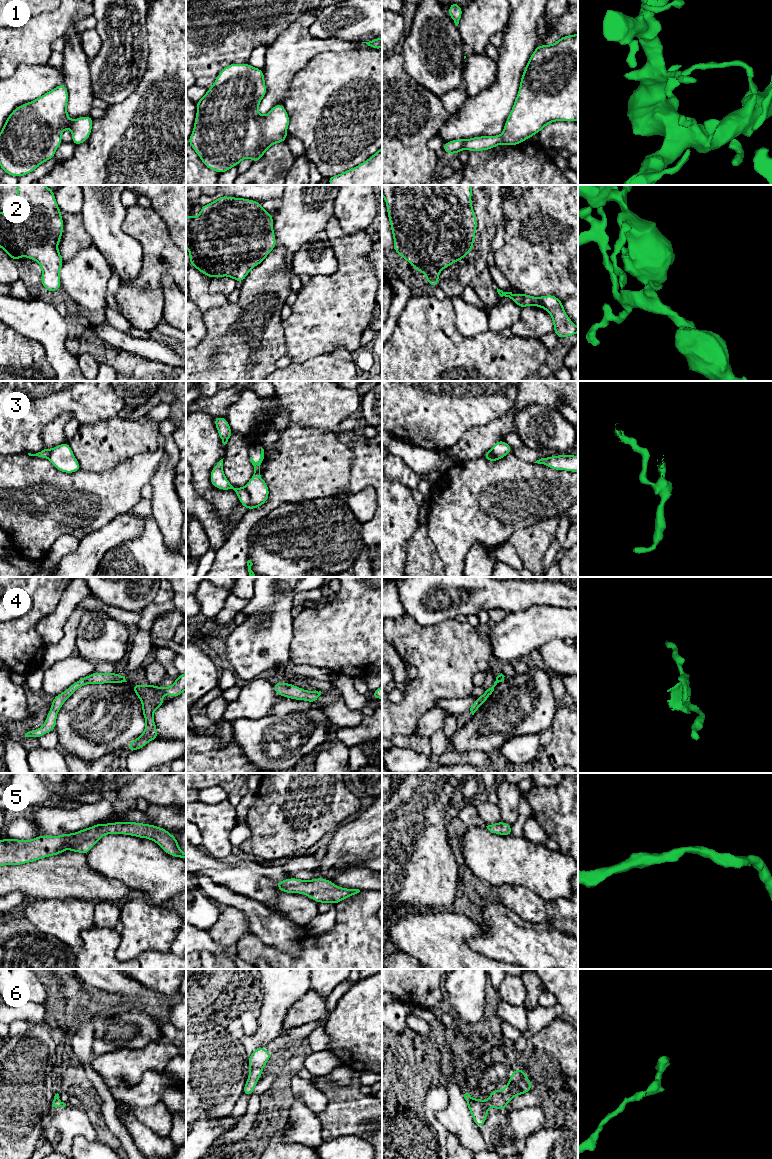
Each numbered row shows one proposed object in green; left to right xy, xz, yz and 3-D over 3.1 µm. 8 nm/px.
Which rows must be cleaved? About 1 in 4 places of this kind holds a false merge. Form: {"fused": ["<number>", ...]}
{"fused": ["2", "3"]}

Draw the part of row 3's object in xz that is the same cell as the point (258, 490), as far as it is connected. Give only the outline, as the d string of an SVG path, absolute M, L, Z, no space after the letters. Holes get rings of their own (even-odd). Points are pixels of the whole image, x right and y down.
M261 447L260 460L255 462L252 457L250 461L254 466L254 474L245 486L246 491L249 493L251 499L250 509L256 509L262 506L269 497L268 485L260 475L260 465L264 459L264 449Z

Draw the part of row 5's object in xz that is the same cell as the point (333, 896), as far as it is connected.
M288 878L276 883L276 887L285 893L306 894L310 899L318 903L330 904L337 904L360 892L359 889L337 887L332 881L324 878L316 878L309 881Z

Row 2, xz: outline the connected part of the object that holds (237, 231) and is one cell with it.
M221 196L202 206L197 240L206 255L222 262L228 277L243 282L250 270L276 247L273 215L264 210L259 201Z

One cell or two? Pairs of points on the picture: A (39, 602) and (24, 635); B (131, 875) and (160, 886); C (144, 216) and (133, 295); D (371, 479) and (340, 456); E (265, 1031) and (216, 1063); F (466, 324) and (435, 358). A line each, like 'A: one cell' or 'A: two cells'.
A: one cell
B: one cell
C: one cell
D: two cells
E: two cells
F: two cells

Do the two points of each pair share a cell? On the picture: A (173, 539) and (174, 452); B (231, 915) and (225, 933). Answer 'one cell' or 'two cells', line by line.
A: one cell
B: one cell

